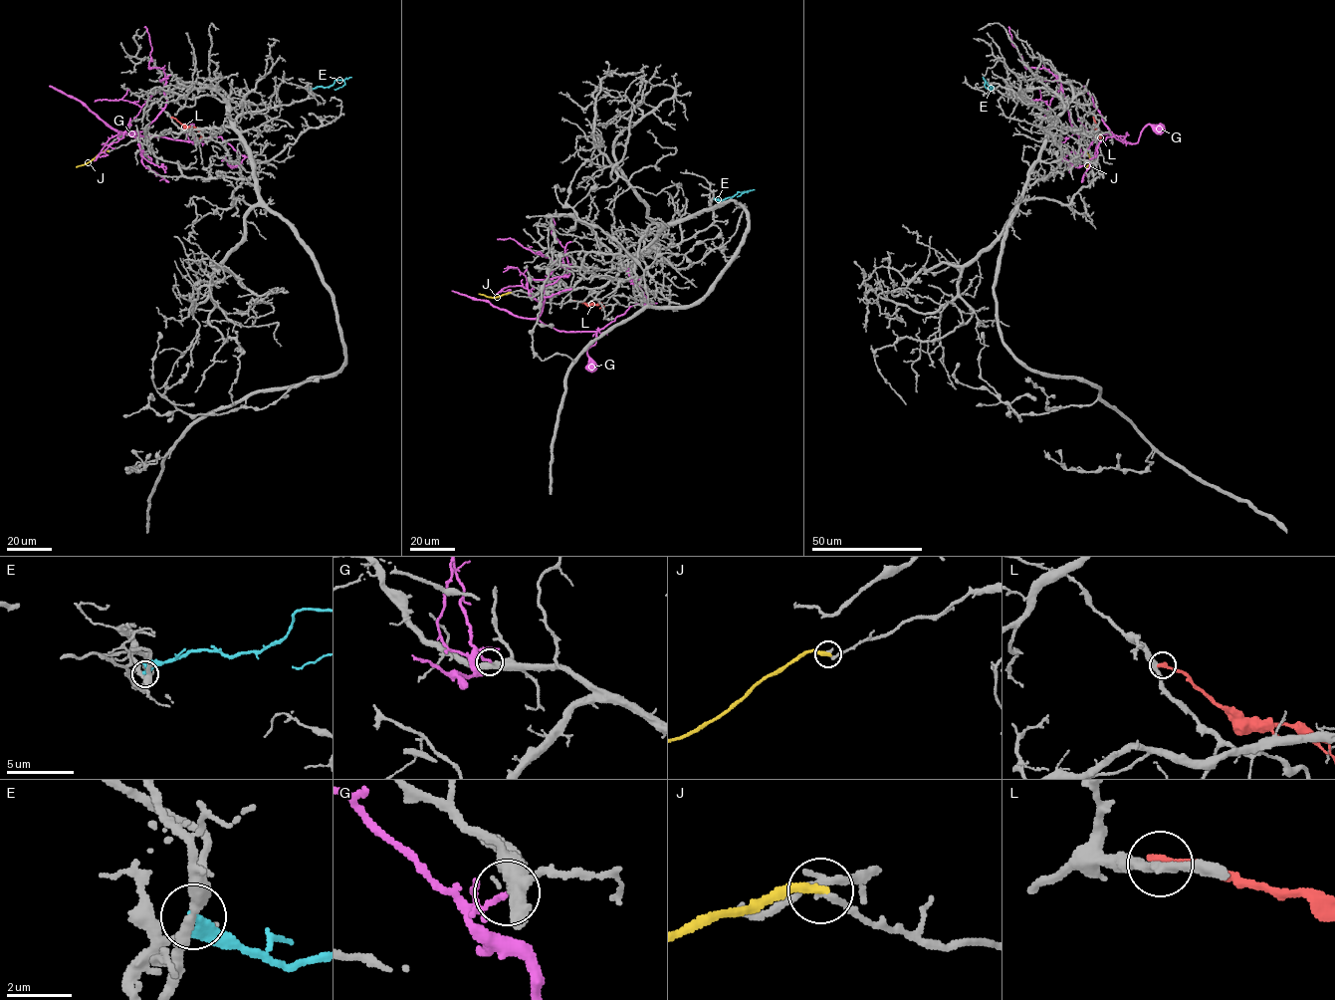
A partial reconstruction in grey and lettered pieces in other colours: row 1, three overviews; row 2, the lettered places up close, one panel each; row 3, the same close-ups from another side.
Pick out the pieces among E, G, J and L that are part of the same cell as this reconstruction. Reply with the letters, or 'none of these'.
none of these

